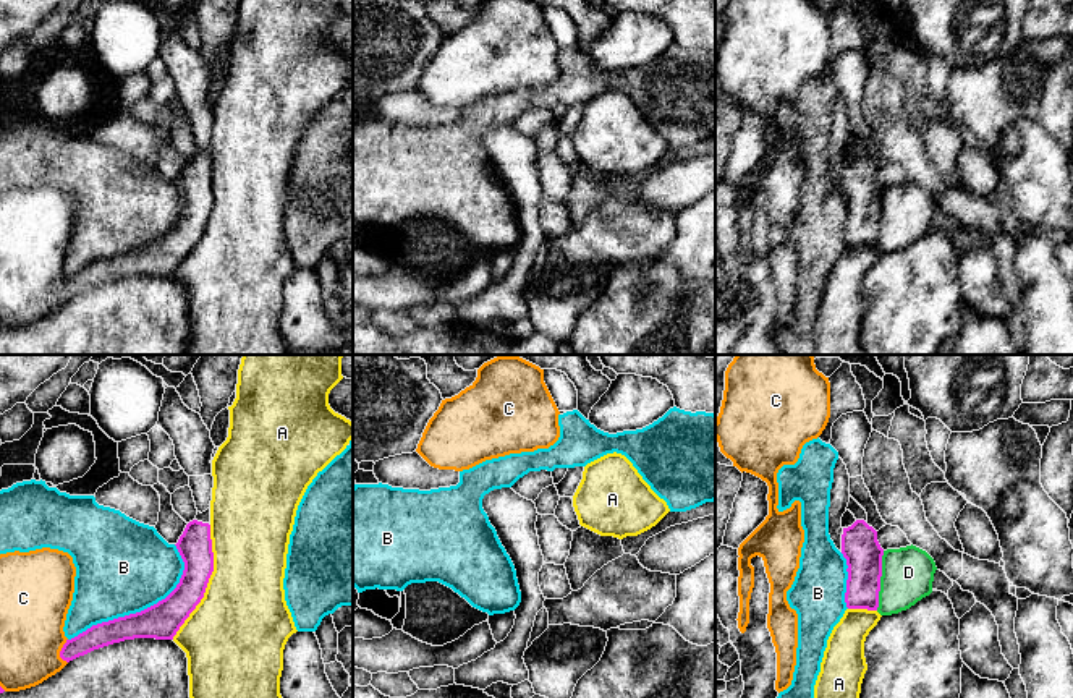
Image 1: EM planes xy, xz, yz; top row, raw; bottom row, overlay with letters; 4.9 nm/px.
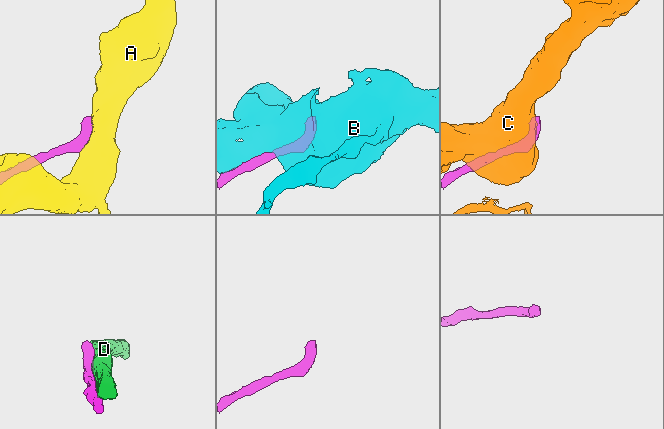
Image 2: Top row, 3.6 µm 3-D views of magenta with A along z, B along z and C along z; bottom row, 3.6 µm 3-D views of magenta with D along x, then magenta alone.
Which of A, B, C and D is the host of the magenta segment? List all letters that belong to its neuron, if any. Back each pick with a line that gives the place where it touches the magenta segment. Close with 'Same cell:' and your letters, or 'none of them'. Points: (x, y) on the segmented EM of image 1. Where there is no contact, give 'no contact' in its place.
Same cell: none of them

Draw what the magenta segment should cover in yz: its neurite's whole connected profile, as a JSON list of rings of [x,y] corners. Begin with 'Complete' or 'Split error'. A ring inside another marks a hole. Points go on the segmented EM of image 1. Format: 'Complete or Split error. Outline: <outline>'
Split error. Outline: [[[850,510],[842,517],[842,528],[842,554],[848,565],[846,607],[877,611],[884,555],[877,531]]]

